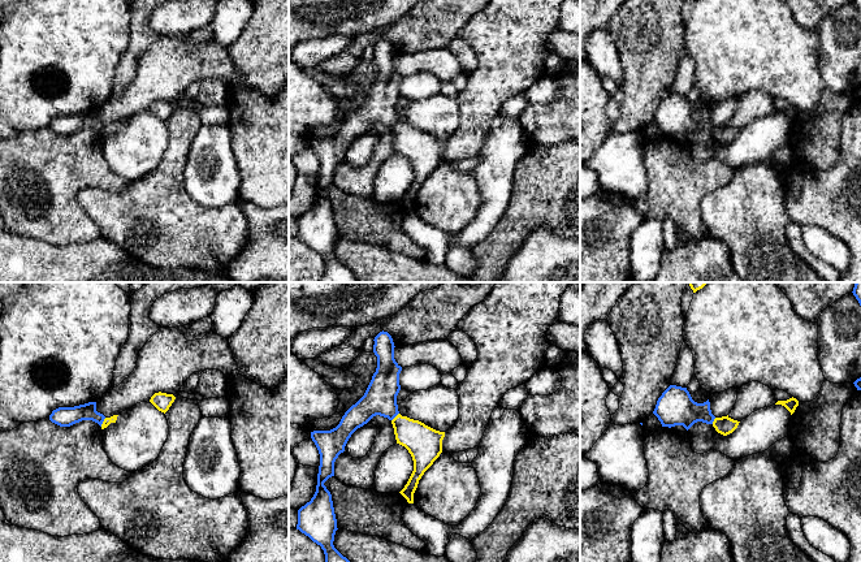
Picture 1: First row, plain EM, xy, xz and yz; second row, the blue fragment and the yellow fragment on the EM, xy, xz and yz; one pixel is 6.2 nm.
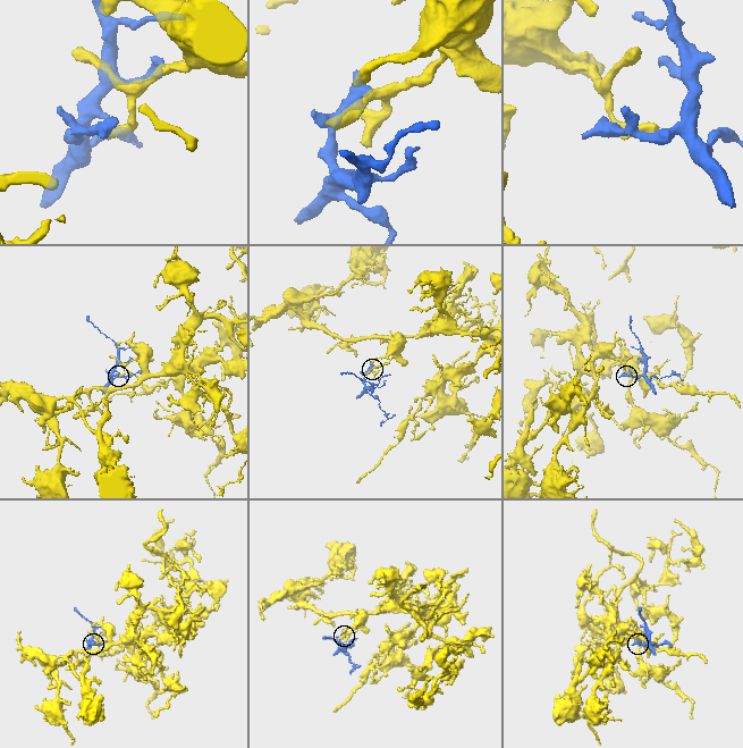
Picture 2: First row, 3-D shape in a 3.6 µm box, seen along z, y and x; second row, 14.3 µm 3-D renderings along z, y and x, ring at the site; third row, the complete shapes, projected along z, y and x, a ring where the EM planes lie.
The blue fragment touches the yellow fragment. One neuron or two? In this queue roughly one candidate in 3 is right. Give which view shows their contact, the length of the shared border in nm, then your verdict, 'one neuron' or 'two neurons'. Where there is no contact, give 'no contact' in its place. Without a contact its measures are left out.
contact in xy; length 70 nm; two neurons

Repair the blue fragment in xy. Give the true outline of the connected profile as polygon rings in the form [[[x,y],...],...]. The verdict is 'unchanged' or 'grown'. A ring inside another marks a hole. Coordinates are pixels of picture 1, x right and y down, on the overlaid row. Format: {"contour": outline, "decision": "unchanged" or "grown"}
{"contour": [[[96,402],[74,407],[59,407],[49,415],[49,420],[60,427],[70,427],[82,420],[92,420],[101,427],[104,419],[105,416],[96,411]]], "decision": "unchanged"}

